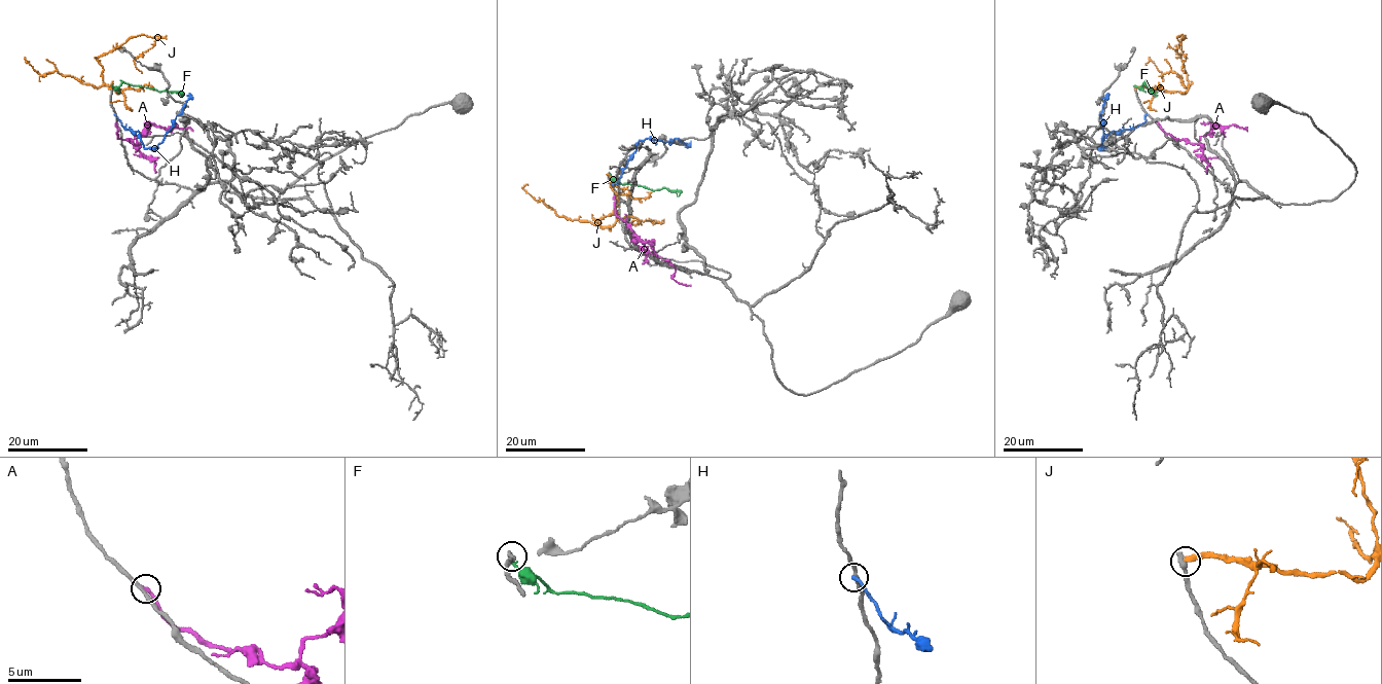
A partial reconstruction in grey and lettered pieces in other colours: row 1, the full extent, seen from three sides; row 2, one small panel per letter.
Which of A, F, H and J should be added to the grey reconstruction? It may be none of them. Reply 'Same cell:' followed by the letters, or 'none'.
Same cell: none

